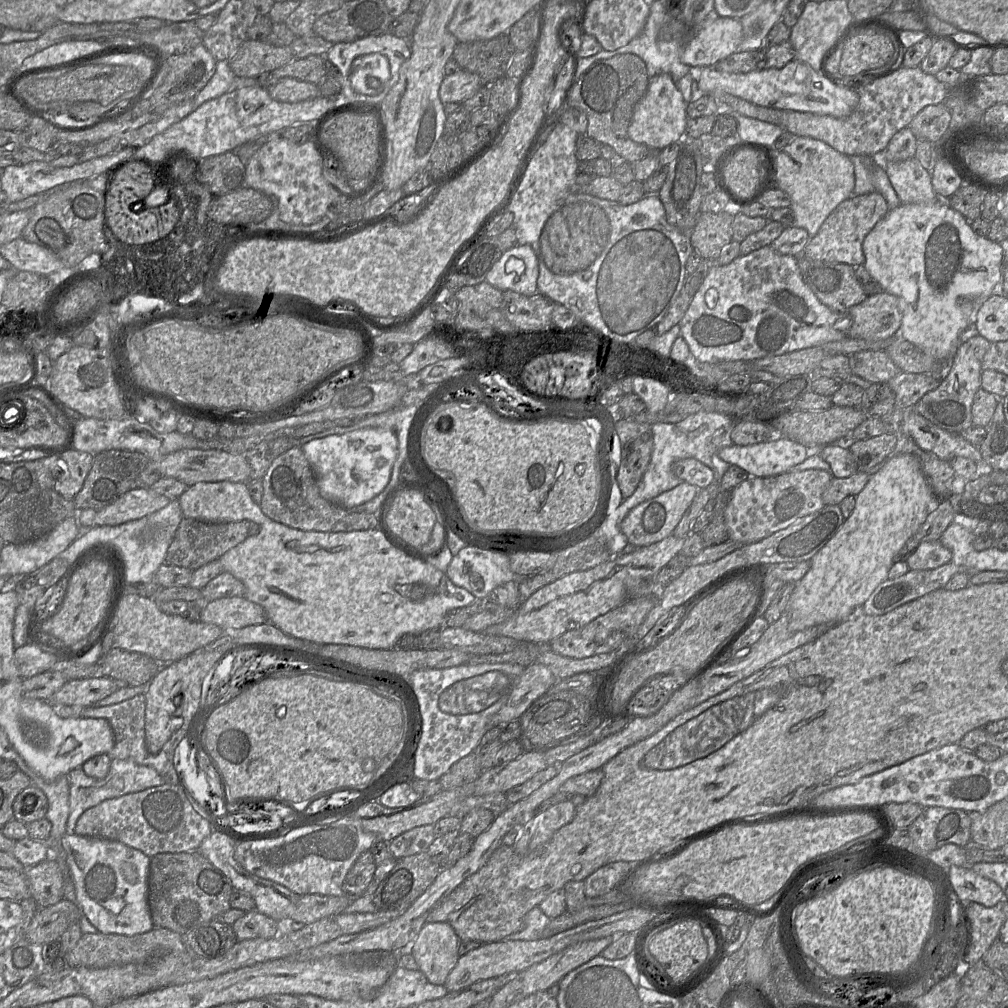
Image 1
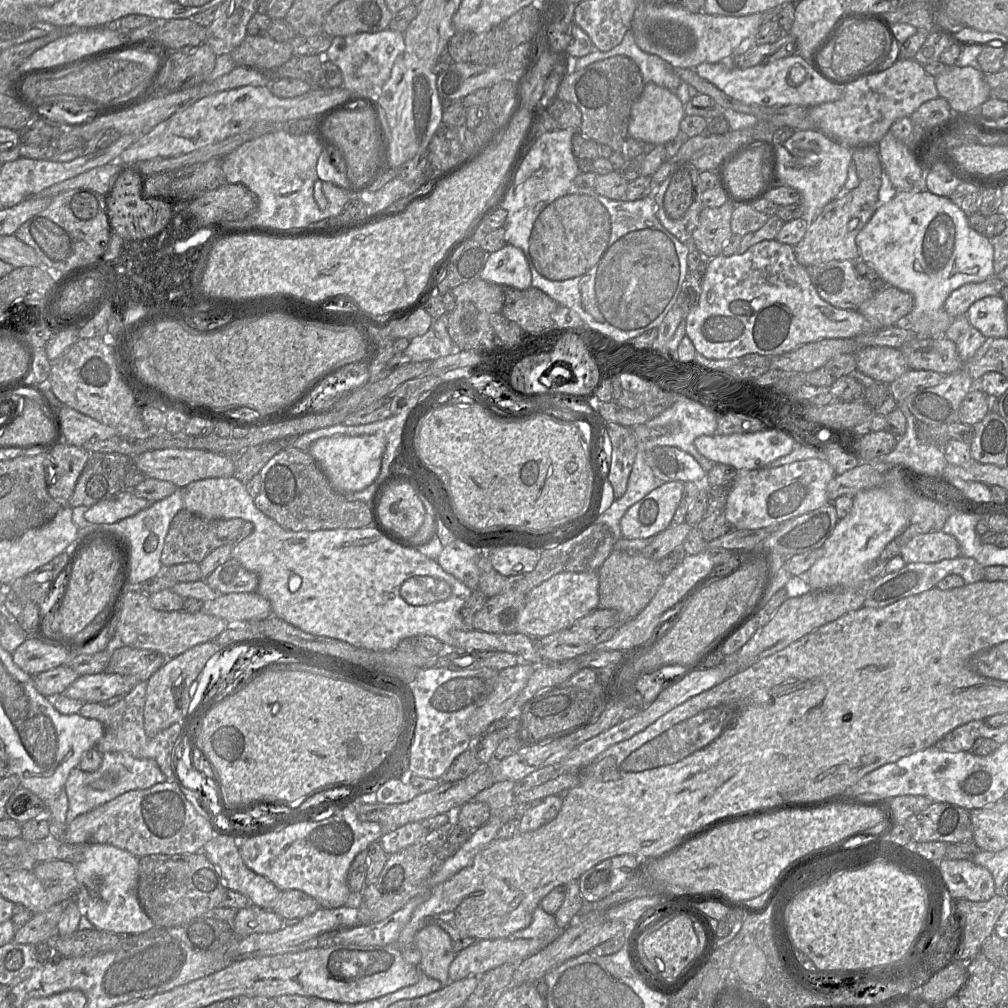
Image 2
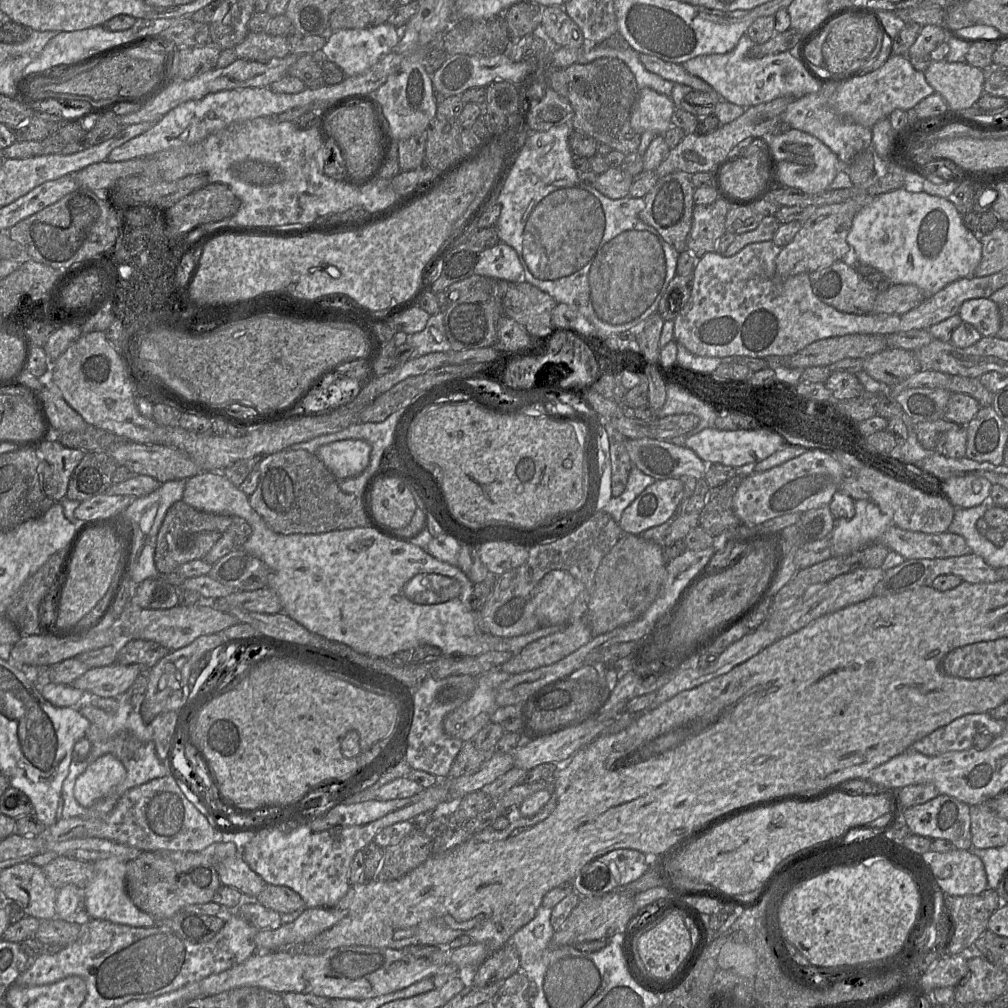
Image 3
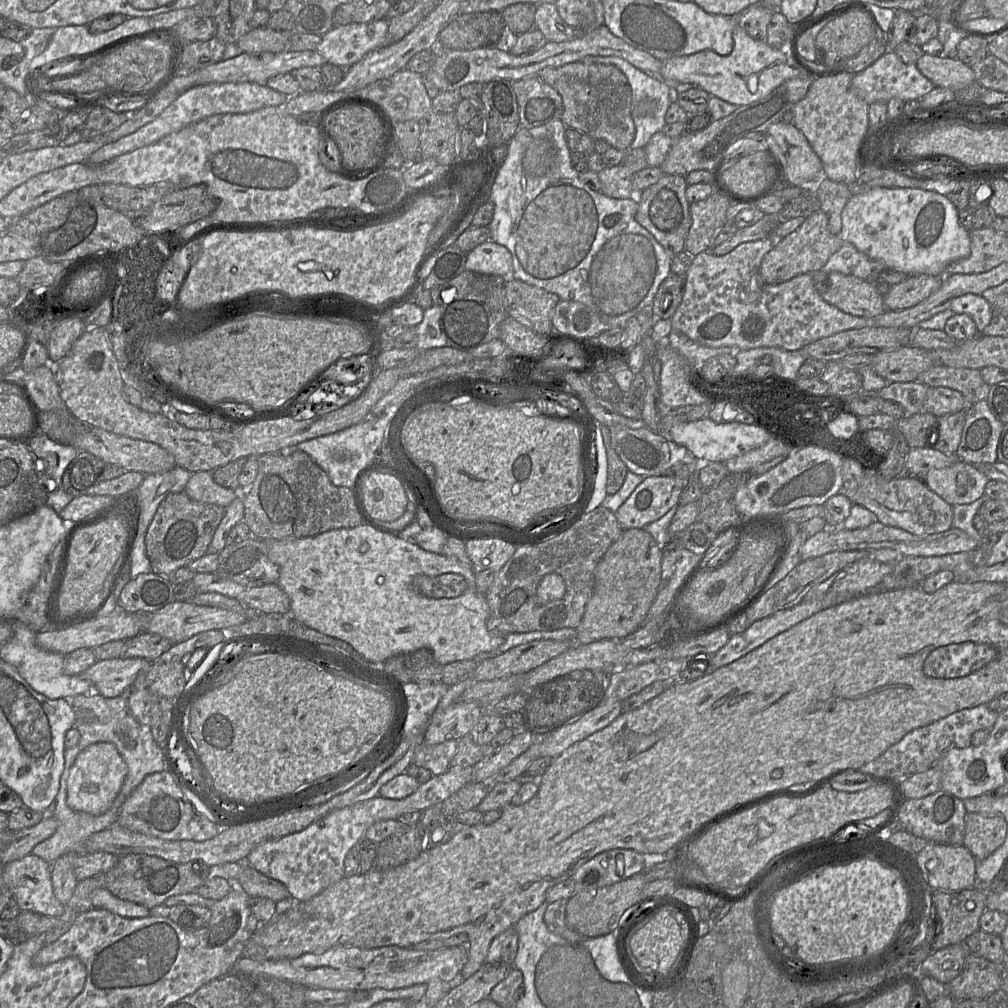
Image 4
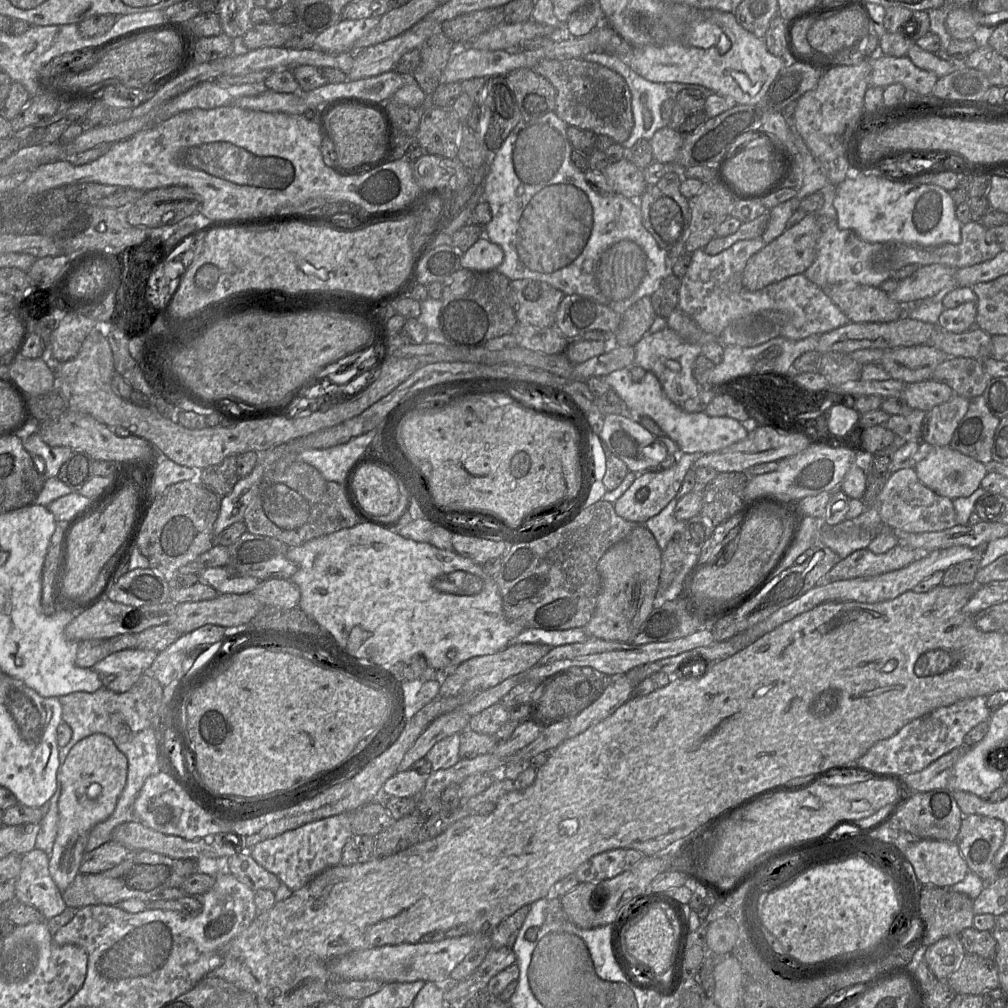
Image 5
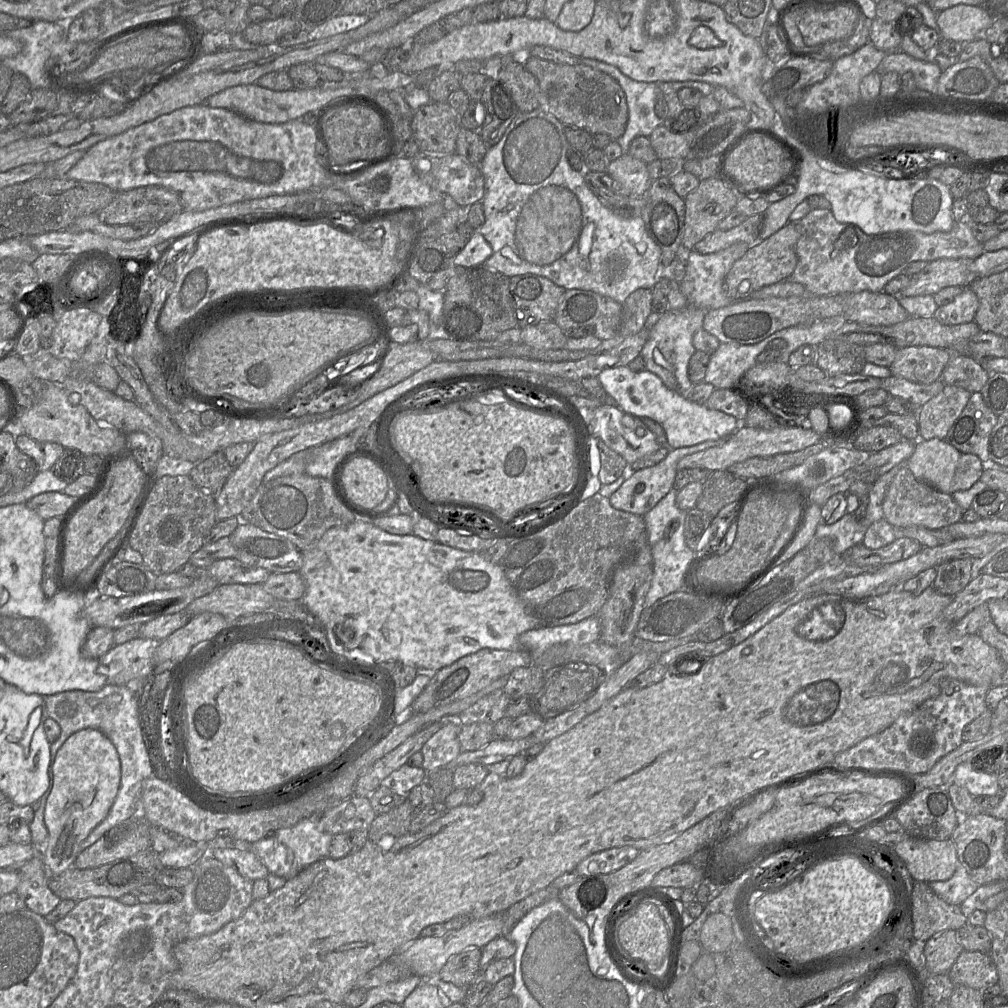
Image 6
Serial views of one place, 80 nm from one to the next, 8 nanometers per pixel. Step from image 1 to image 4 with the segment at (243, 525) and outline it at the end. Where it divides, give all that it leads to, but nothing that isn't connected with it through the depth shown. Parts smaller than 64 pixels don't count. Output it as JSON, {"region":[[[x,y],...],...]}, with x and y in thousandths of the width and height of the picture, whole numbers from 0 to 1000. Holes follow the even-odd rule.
{"region":[[[184,487],[167,491],[157,502],[144,532],[150,566],[166,572],[177,563],[204,550],[222,509],[223,503],[192,497]]]}

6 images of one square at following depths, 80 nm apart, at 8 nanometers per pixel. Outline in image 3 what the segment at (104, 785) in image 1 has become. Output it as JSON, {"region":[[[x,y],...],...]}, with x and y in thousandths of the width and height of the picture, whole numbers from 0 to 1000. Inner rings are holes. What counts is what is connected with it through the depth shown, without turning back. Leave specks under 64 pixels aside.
{"region":[[[118,727],[117,729],[105,735],[90,737],[90,744],[88,746],[86,754],[77,755],[75,753],[71,753],[69,757],[68,766],[63,776],[61,784],[61,792],[63,794],[61,812],[65,813],[70,811],[102,811],[113,802],[118,792],[126,784],[143,778],[151,773],[163,771],[165,769],[168,769],[168,765],[163,757],[157,752],[152,736],[142,736],[129,727]],[[105,747],[112,748],[122,757],[126,765],[125,772],[116,780],[111,782],[109,787],[105,791],[97,794],[89,801],[83,801],[79,799],[73,791],[73,780],[75,773],[80,767],[83,766],[88,757],[94,755],[97,751]]]}

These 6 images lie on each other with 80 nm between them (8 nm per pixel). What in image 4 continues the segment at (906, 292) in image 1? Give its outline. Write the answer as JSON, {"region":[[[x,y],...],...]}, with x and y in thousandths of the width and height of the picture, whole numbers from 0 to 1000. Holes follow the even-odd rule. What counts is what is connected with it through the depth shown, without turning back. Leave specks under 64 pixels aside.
{"region":[[[870,186],[842,196],[834,210],[832,234],[863,257],[900,274],[920,272],[937,275],[937,268],[942,261],[959,256],[963,251],[961,229],[952,222],[950,209],[938,193],[927,189]]]}

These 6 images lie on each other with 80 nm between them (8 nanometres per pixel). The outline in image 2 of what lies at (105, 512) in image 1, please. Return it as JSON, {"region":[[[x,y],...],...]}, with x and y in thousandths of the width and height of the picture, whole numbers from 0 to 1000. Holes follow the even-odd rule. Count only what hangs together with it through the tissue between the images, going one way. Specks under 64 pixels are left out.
{"region":[[[122,485],[108,495],[88,503],[84,515],[93,520],[112,520],[146,505],[152,499]]]}

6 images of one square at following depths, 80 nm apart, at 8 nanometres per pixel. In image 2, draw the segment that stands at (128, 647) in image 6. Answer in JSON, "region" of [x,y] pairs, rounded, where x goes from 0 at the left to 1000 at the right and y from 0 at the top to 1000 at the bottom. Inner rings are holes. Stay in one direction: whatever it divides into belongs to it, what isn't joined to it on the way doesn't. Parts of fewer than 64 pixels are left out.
{"region":[[[103,666],[78,671],[63,689],[83,696],[103,696],[115,689],[124,689],[138,677],[136,672]]]}

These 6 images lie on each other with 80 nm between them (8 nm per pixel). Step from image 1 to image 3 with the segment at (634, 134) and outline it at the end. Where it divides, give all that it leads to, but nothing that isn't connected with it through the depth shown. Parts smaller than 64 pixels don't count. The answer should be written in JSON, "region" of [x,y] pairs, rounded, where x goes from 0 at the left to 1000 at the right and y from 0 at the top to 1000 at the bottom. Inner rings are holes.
{"region":[[[638,87],[626,107],[626,125],[634,133],[649,130],[659,133],[666,125],[666,116],[672,106],[666,96]]]}

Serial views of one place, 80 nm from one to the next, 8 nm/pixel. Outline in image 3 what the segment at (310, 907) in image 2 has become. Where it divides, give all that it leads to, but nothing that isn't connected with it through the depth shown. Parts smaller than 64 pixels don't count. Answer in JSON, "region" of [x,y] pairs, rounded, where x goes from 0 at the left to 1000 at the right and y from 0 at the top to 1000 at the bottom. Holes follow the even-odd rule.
{"region":[[[263,877],[253,894],[278,907],[300,904],[304,897],[300,890],[284,879]]]}

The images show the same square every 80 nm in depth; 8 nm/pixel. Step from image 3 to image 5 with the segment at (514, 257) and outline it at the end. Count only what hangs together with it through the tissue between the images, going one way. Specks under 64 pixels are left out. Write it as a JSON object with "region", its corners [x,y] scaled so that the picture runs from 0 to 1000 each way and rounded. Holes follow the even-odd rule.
{"region":[[[479,234],[459,251],[457,265],[472,269],[490,268],[499,255],[498,246]]]}

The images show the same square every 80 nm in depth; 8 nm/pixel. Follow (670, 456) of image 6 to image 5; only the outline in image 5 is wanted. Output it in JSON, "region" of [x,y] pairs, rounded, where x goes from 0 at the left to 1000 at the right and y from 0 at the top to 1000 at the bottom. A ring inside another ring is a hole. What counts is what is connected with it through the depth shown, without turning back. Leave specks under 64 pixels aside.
{"region":[[[677,449],[670,460],[662,465],[635,469],[620,489],[608,500],[610,508],[620,516],[639,521],[644,514],[655,509],[671,493],[680,470],[688,464],[688,458],[696,451],[698,450]]]}

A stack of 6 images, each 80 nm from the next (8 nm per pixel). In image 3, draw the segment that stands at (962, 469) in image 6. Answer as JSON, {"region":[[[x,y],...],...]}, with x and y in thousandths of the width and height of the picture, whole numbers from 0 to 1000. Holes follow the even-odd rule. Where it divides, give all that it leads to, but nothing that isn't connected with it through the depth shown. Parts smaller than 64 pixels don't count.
{"region":[[[945,472],[934,478],[936,491],[947,504],[962,504],[982,497],[984,480],[973,472]]]}

